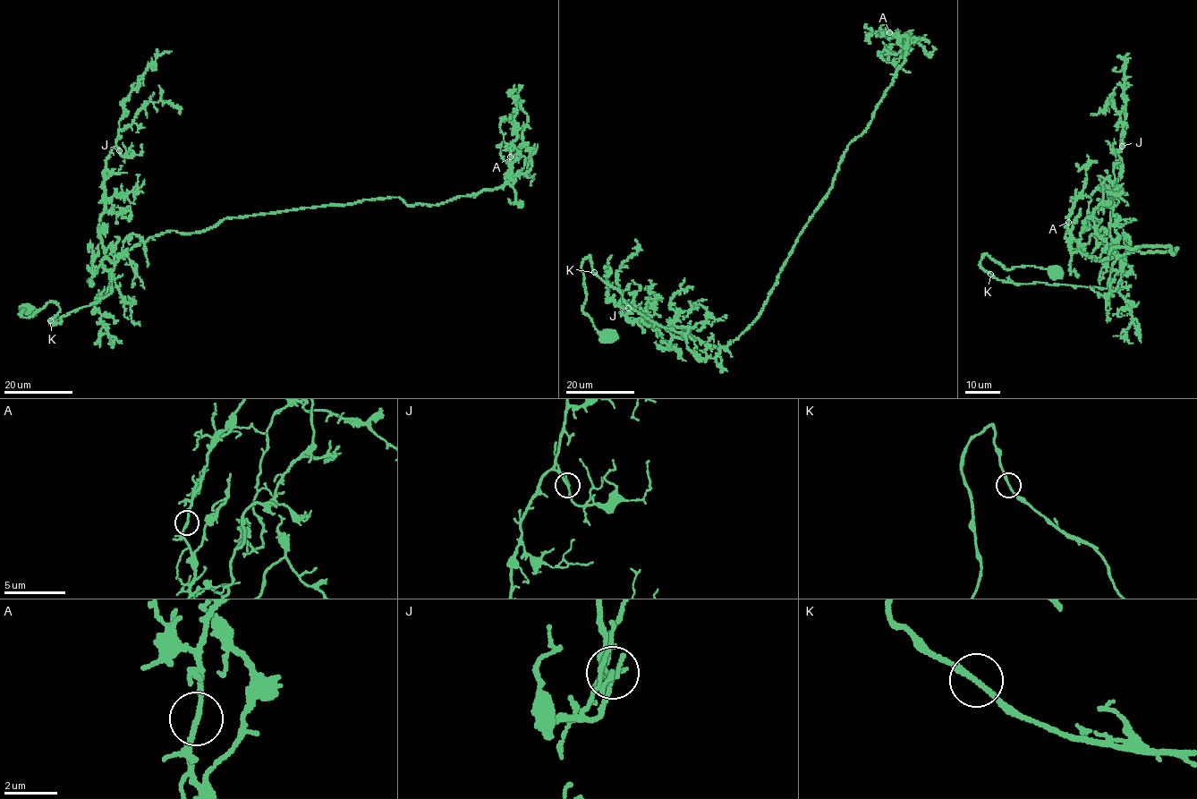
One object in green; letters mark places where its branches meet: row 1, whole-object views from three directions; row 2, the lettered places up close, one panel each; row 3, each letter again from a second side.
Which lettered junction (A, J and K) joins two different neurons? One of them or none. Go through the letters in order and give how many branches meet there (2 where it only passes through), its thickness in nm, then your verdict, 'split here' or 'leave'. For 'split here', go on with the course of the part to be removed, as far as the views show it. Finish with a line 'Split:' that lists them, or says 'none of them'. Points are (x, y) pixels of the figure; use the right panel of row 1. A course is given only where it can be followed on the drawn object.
A: 2 | 180 nm | leave
J: 2 | 200 nm | leave
K: 2 | 190 nm | leave
Split: none of them

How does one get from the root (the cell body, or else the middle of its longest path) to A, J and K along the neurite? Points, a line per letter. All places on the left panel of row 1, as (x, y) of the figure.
A: (27, 309), (53, 301), (52, 326), (99, 301), (123, 251), (165, 232), (437, 206), (513, 186), (510, 157)
J: (27, 309), (19, 315), (53, 301), (53, 325), (111, 292), (114, 265), (98, 224), (106, 159), (119, 150)
K: (27, 309), (23, 308), (19, 315), (31, 317), (53, 301), (60, 312), (50, 321)

